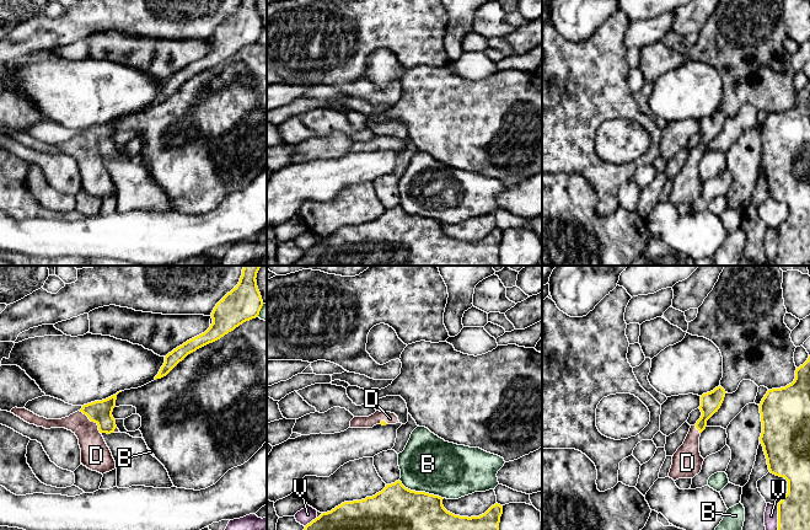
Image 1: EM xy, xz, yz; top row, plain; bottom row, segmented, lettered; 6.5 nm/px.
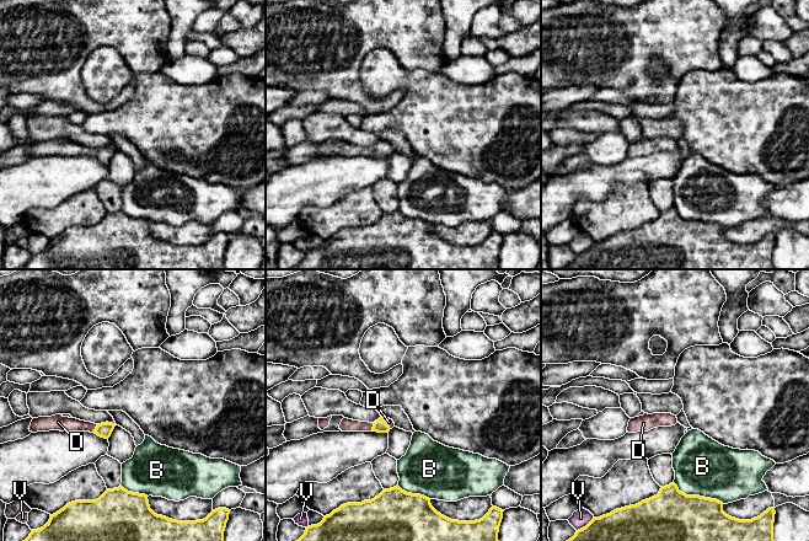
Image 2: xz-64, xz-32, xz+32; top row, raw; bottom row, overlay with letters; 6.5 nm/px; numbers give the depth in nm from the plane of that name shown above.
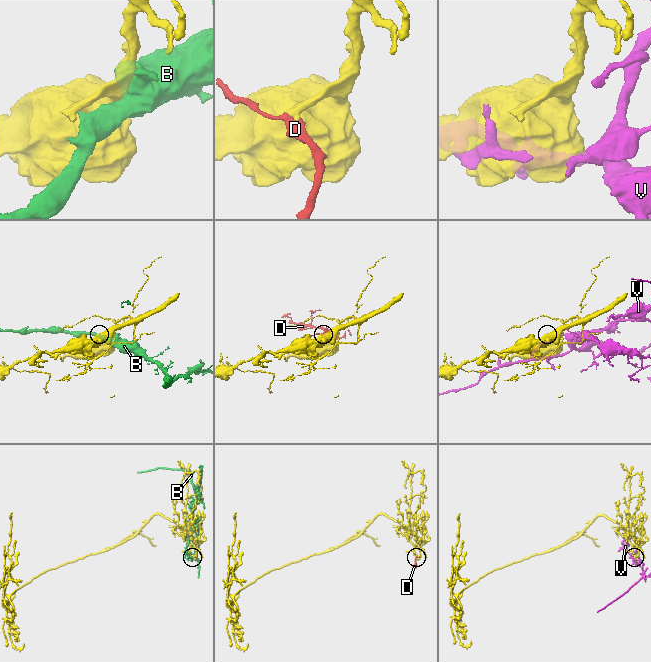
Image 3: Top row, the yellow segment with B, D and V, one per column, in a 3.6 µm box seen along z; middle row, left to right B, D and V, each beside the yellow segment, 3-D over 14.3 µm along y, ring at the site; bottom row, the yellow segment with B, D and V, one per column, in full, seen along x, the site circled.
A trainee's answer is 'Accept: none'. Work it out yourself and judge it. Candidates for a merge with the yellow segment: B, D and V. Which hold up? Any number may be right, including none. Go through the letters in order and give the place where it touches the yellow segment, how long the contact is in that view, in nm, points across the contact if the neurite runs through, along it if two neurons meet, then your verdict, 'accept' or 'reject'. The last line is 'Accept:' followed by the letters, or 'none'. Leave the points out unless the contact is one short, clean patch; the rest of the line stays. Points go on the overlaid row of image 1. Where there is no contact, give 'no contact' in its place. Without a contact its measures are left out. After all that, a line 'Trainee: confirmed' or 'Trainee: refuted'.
B: contact xz (420, 492); length 320 nm; reject
D: contact xy (92, 421); length 200 nm; way xy (100, 412), (92, 421), (92, 446), (96, 455); accept
V: contact yz (778, 517); length 170 nm; reject
Accept: D
Trainee: refuted

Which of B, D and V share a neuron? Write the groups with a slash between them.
B / D / V

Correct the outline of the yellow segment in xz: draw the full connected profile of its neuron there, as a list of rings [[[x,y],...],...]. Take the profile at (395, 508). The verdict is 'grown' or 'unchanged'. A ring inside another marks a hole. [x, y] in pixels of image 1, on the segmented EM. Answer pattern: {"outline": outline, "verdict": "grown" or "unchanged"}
{"outline": [[[398,480],[372,497],[344,502],[322,513],[304,530],[499,530],[503,505],[495,503],[479,516],[460,516],[447,512],[439,496],[406,488]]], "verdict": "unchanged"}

